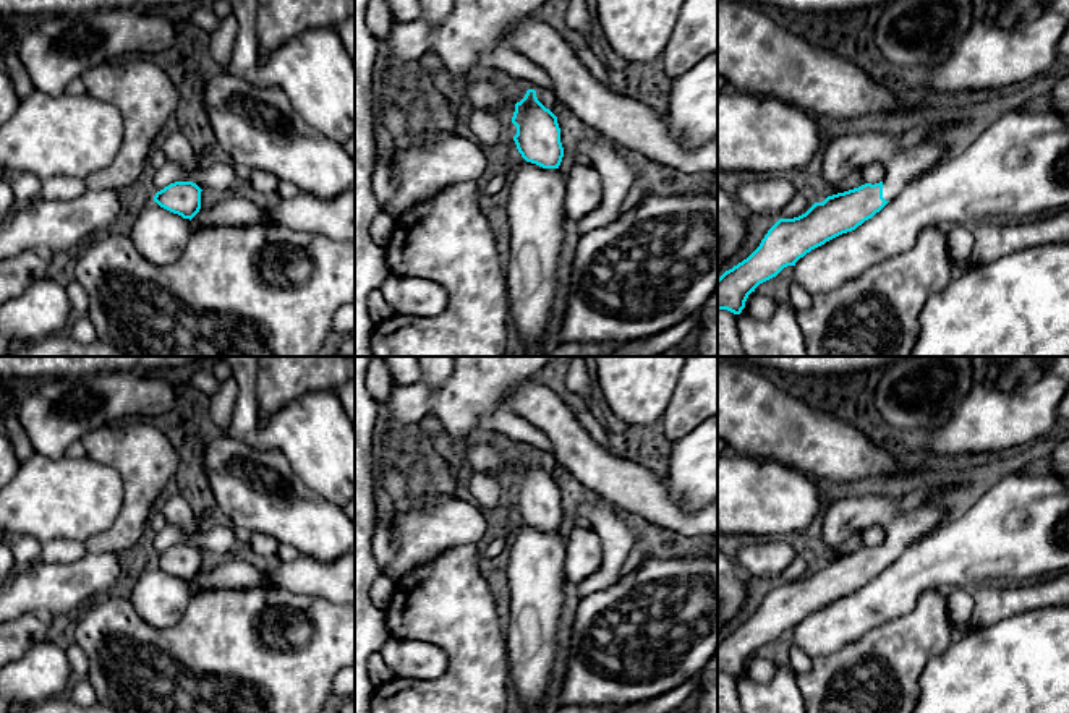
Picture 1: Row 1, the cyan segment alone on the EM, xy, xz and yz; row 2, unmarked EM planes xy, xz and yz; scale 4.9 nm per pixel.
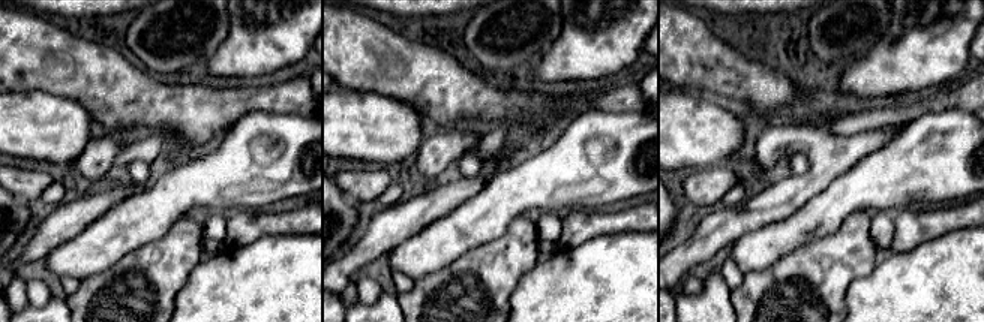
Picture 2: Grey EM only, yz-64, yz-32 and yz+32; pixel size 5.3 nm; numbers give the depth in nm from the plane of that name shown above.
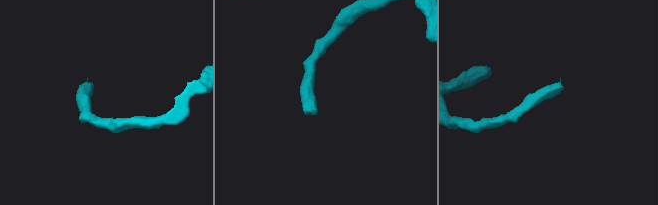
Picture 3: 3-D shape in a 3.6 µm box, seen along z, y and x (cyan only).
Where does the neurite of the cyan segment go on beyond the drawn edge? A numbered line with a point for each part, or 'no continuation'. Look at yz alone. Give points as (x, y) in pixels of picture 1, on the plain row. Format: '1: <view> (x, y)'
1: yz (839, 520)

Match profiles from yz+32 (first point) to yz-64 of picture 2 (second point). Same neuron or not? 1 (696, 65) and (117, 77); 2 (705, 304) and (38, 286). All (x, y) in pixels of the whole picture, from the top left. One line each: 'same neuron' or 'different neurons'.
1: same neuron
2: different neurons

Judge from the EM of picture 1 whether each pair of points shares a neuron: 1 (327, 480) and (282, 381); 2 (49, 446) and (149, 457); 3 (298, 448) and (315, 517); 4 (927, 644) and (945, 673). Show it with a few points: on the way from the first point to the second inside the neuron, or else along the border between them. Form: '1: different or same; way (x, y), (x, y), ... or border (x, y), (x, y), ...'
1: different; border (329, 391), (302, 394), (281, 407), (263, 425)
2: different; border (115, 425), (93, 428), (80, 438)
3: different; border (282, 454), (289, 465), (313, 490), (337, 506)
4: different; border (956, 637), (925, 666), (919, 681), (920, 692)

